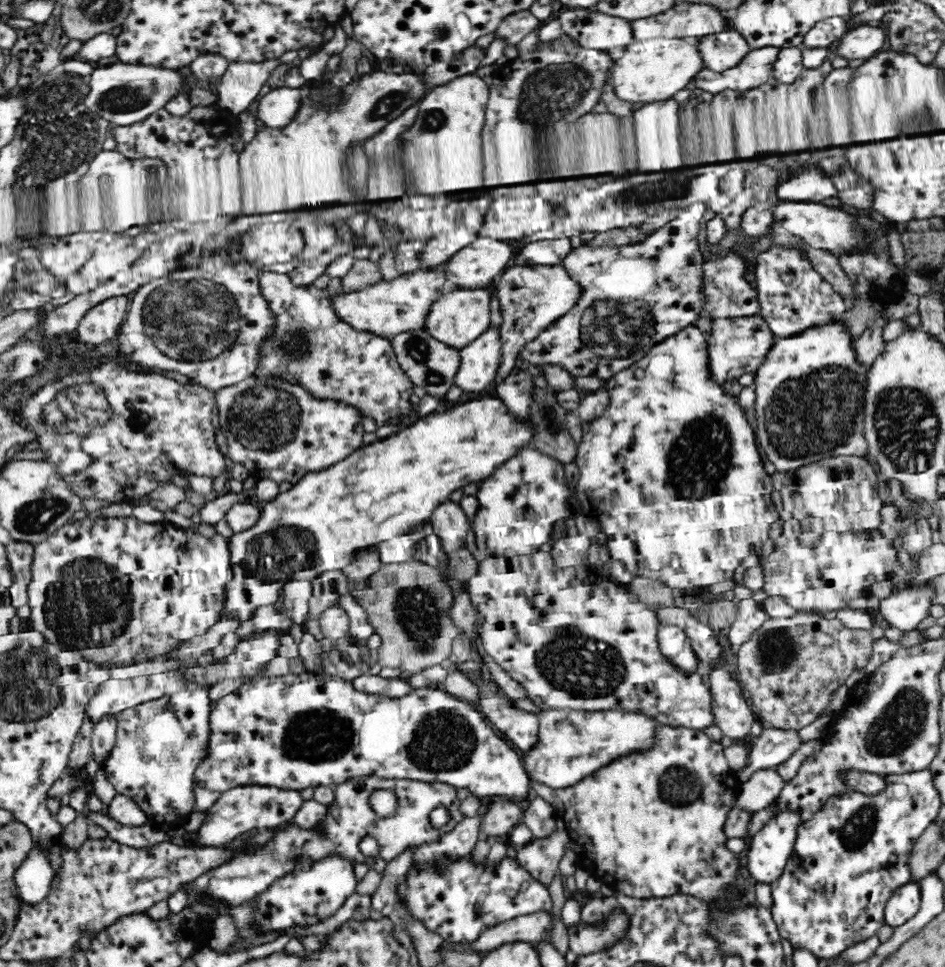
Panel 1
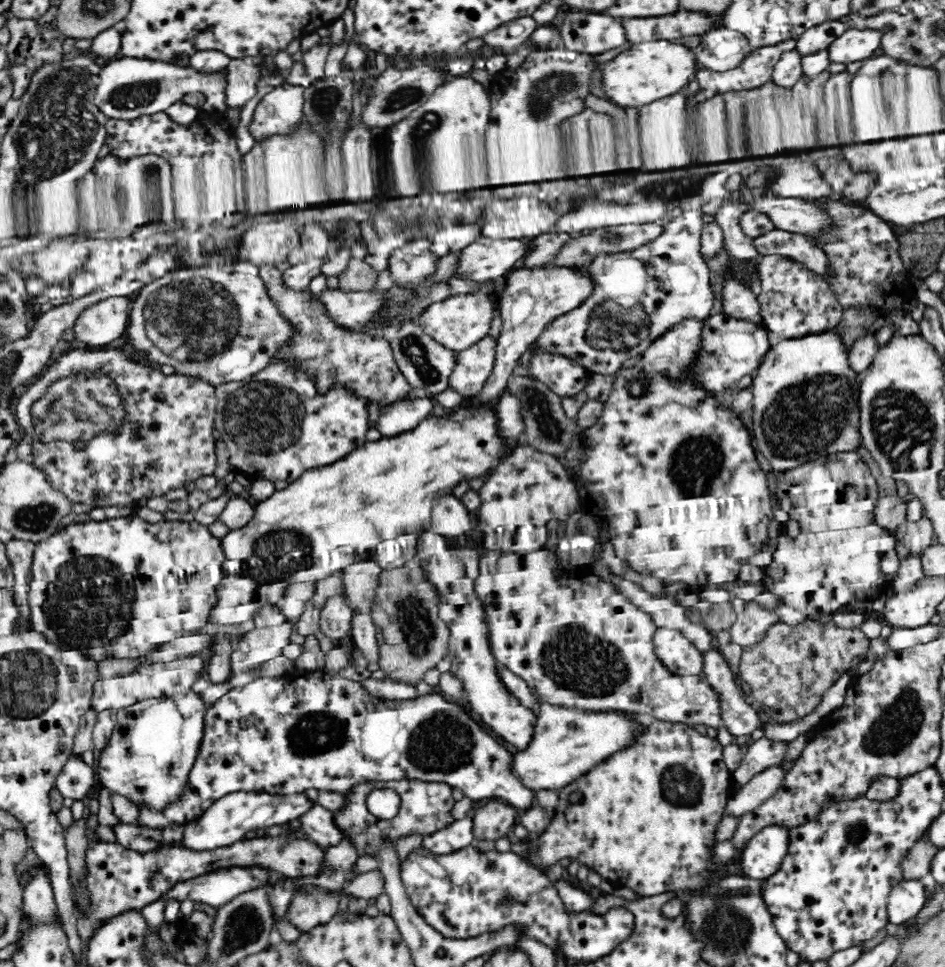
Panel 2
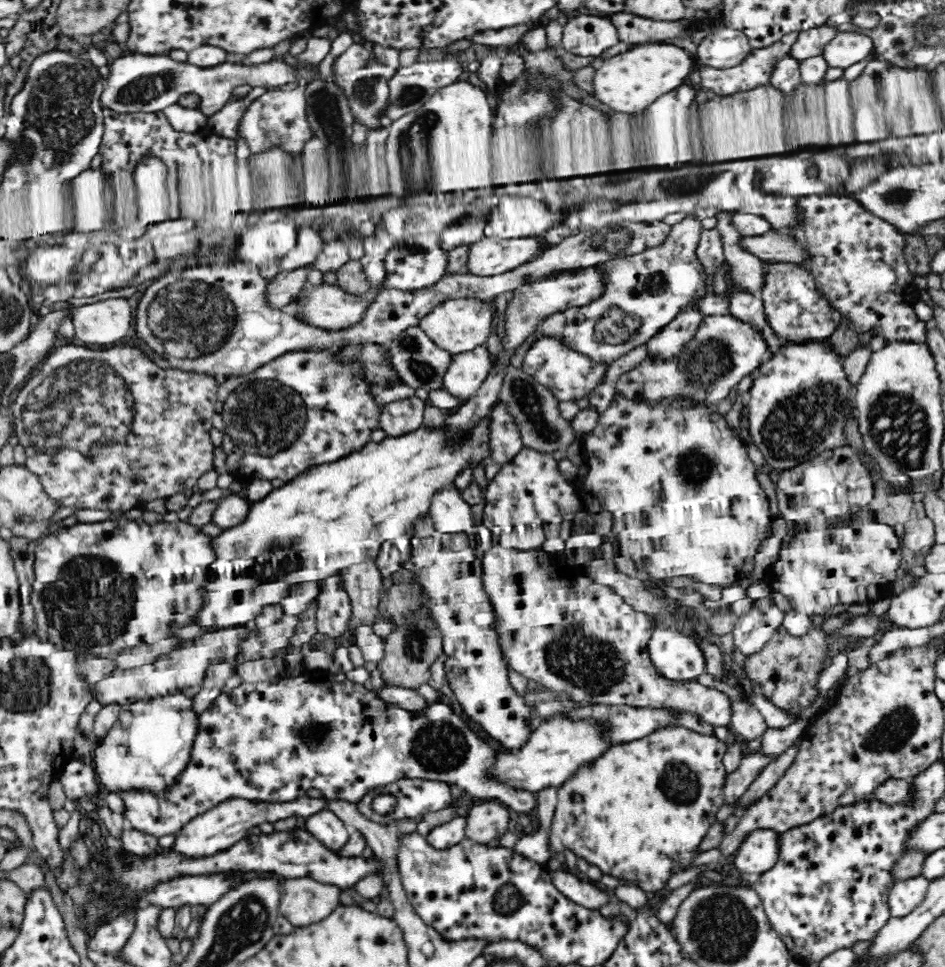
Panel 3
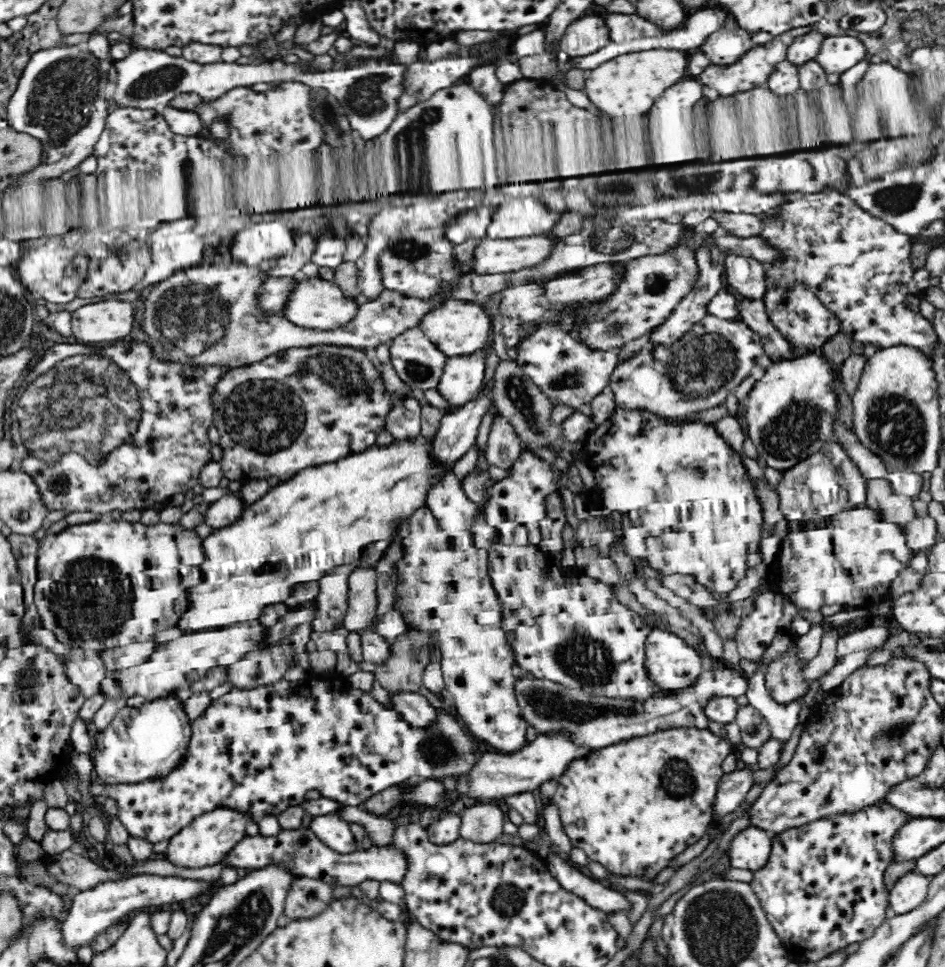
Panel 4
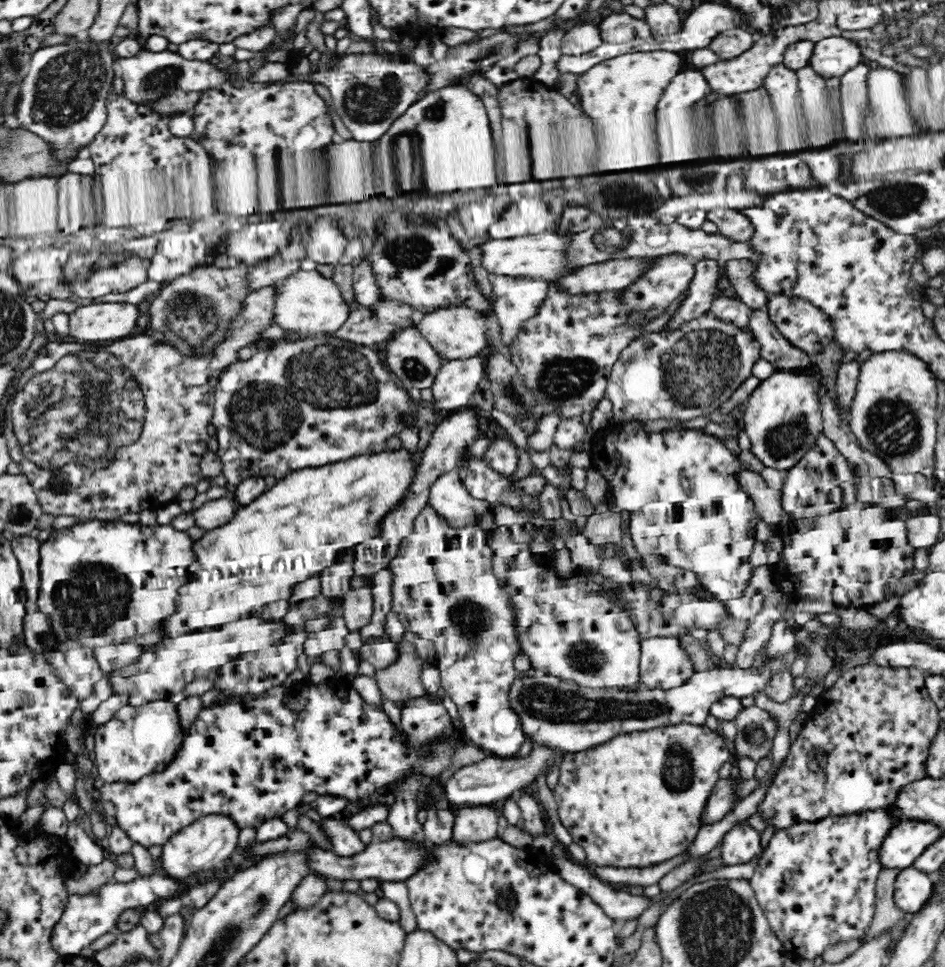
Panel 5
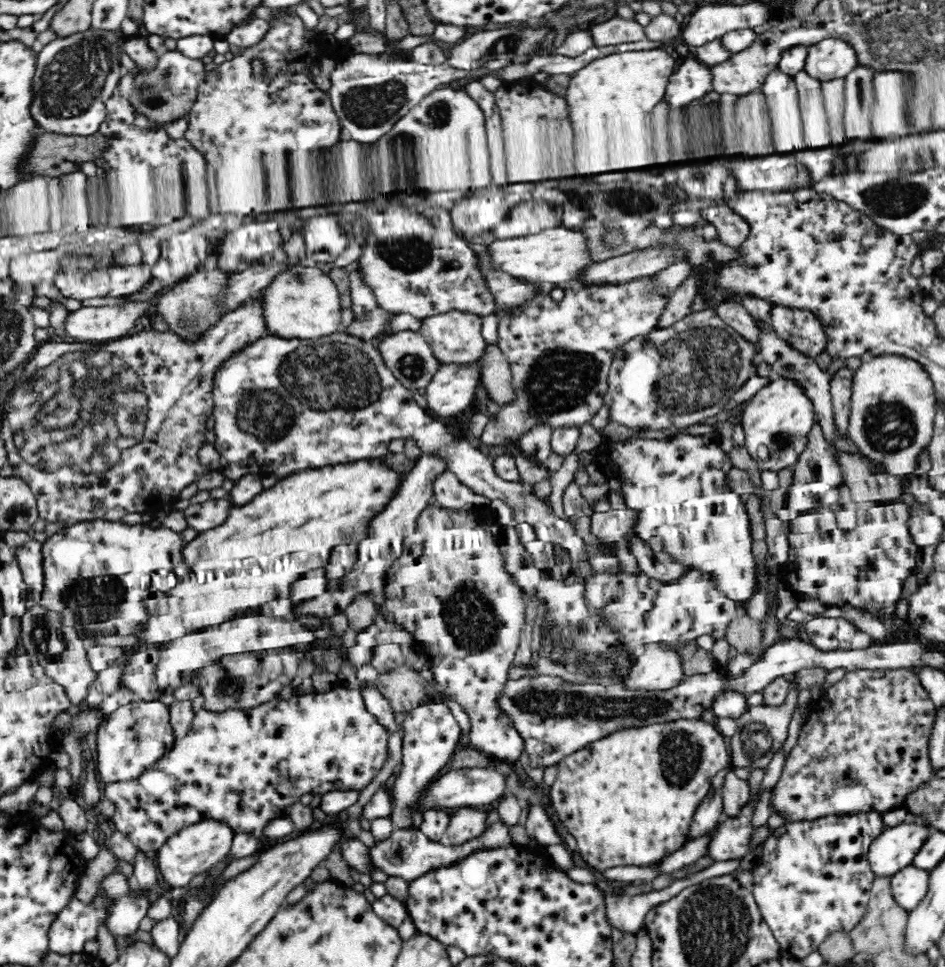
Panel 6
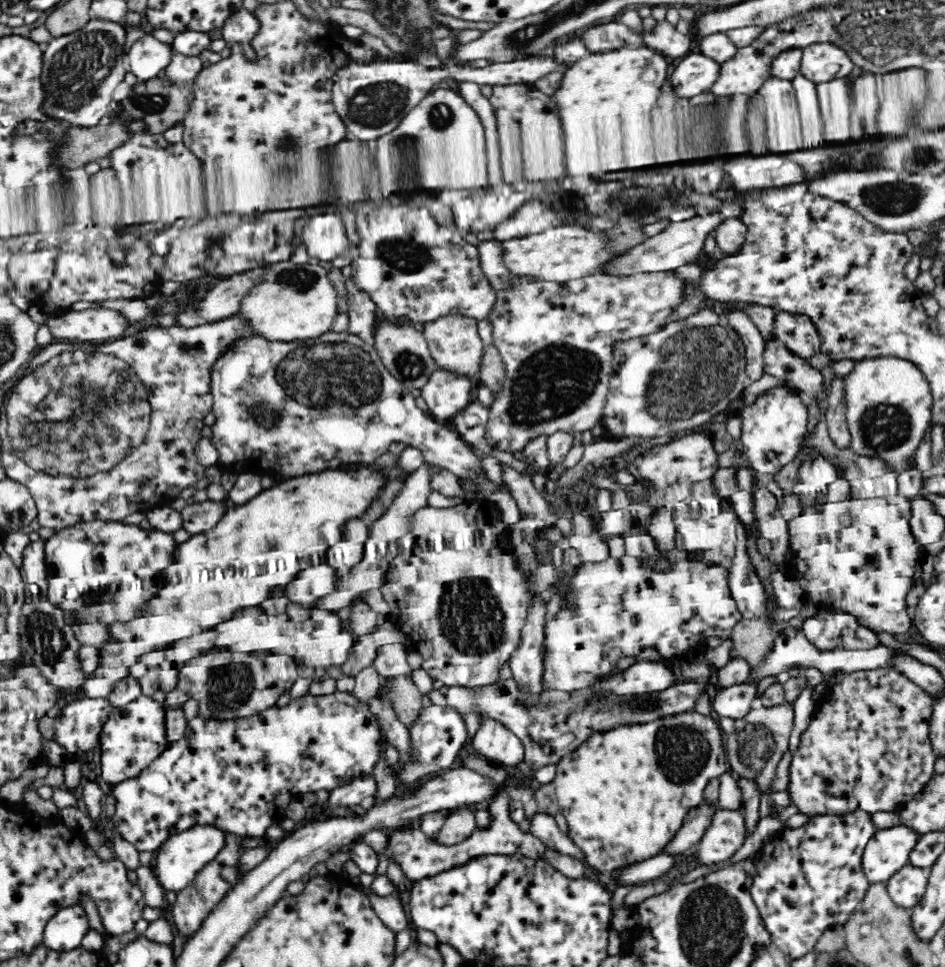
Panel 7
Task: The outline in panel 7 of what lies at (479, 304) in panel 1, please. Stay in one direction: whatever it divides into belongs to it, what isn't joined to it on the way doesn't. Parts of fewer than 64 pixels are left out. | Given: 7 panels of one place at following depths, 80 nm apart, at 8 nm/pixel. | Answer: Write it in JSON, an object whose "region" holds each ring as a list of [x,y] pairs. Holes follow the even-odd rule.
{"region":[[[456,313],[423,323],[423,335],[438,368],[462,373],[462,375],[468,375],[477,381],[481,358],[485,350],[480,334],[478,334],[478,321],[476,318]]]}

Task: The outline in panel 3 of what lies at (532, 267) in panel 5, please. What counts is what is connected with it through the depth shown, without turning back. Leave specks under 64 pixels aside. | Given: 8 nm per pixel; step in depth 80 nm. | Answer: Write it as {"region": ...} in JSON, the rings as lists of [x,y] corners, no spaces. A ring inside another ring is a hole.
{"region":[[[484,236],[468,246],[465,272],[480,277],[510,272],[540,256],[543,245],[539,238],[534,237],[496,239]]]}

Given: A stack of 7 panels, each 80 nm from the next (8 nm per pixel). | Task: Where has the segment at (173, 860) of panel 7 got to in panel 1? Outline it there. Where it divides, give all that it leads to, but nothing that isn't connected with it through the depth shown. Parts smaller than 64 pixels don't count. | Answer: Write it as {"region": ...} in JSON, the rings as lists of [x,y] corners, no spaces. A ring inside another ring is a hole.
{"region":[[[249,784],[230,788],[206,811],[206,818],[195,832],[199,846],[216,846],[227,843],[238,836],[248,835],[248,830],[257,828],[277,829],[292,822],[292,818],[304,799],[296,789],[283,789],[276,786]]]}

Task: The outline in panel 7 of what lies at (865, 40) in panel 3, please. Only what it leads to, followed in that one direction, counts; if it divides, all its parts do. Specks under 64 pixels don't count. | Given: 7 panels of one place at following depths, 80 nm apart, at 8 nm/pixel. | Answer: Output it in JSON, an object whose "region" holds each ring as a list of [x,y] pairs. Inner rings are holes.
{"region":[[[817,42],[802,48],[799,72],[816,84],[852,74],[854,63],[846,49],[832,42]]]}

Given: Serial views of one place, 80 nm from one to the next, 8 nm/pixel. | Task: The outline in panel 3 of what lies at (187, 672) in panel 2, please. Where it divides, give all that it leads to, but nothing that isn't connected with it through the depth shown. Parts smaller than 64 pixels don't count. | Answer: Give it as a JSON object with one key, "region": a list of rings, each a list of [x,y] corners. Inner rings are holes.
{"region":[[[238,626],[207,632],[196,638],[185,640],[181,650],[168,657],[163,657],[154,664],[127,669],[117,668],[110,676],[93,684],[93,700],[102,706],[108,706],[109,703],[124,706],[139,700],[183,693],[186,688],[201,685],[209,665],[224,660],[224,658],[234,664],[240,650],[240,642],[244,642],[247,630],[246,626]]]}

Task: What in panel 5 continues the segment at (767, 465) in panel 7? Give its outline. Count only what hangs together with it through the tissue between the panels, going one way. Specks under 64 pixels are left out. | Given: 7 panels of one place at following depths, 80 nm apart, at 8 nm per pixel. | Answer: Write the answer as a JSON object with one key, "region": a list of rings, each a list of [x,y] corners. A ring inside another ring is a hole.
{"region":[[[816,363],[797,369],[774,369],[766,380],[762,380],[758,387],[750,393],[743,416],[743,431],[751,442],[751,452],[765,467],[776,470],[788,470],[799,460],[802,460],[808,450],[818,442],[818,438],[825,432],[825,420],[822,417],[821,392],[824,387],[824,376]]]}

